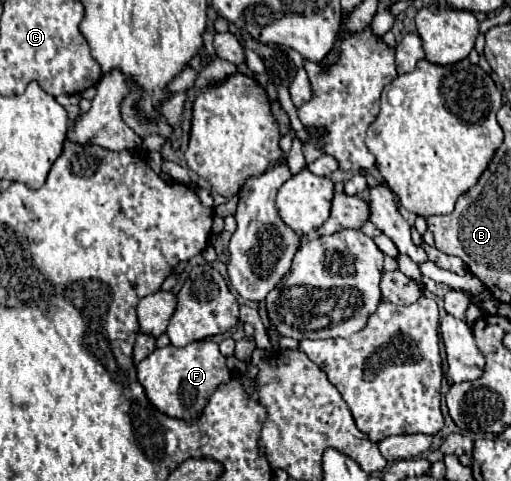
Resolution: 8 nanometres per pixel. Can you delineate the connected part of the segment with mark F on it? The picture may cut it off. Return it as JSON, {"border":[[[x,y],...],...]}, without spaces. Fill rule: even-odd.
{"border":[[[212,339],[196,341],[186,347],[168,345],[164,349],[156,349],[144,361],[140,361],[136,369],[138,379],[146,389],[146,395],[152,405],[168,417],[178,419],[196,419],[202,413],[208,397],[216,391],[216,387],[230,379],[226,357],[218,351],[218,345]]]}

